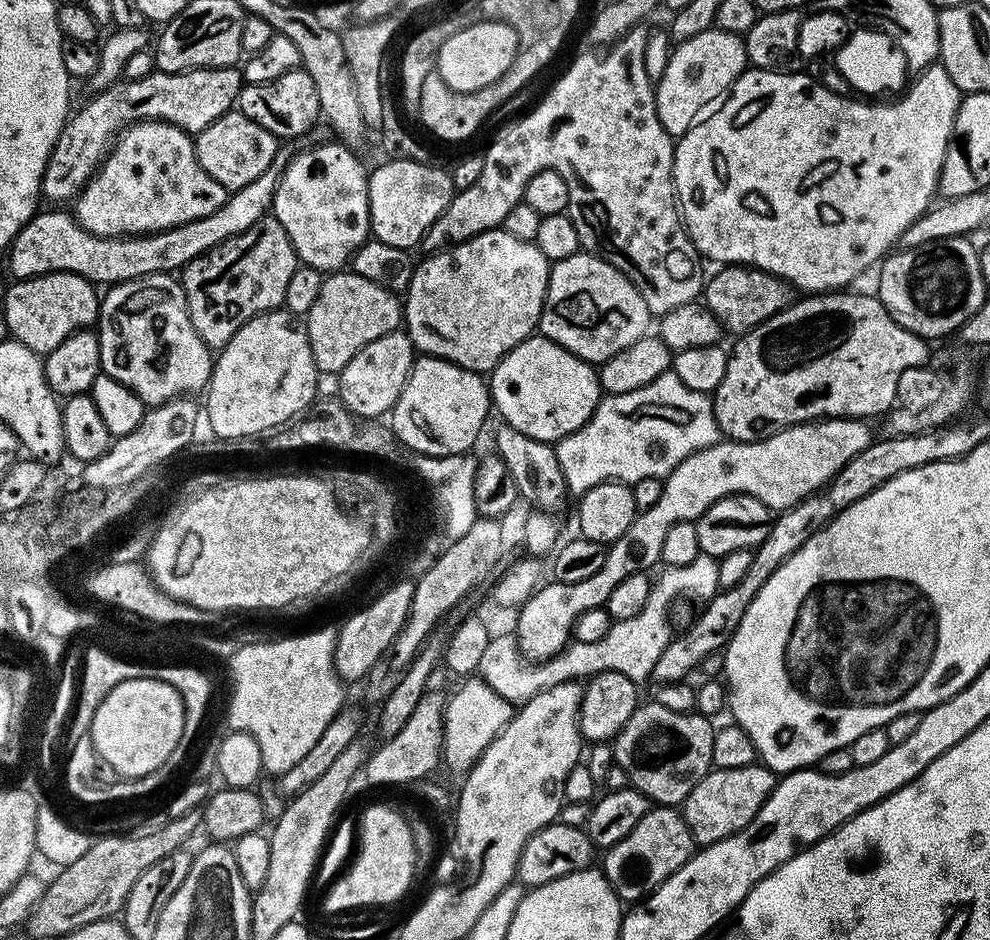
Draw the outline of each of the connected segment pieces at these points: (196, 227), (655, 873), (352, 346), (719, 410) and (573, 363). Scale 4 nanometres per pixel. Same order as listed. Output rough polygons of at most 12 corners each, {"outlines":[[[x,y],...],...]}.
{"outlines":[[[287,155],[214,214],[147,238],[89,236],[37,211],[8,248],[16,280],[94,286],[179,273],[269,215]],[[652,806],[603,853],[621,901],[636,902],[688,861],[694,837]],[[325,275],[306,317],[317,369],[339,373],[397,331],[397,293]],[[808,294],[750,329],[711,393],[741,444],[879,417],[923,336],[879,295]],[[539,334],[490,373],[499,419],[557,442],[594,415],[597,369]]]}

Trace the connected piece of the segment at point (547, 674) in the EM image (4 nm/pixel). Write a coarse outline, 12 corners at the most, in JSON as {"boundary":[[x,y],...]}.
{"boundary":[[703,554],[651,581],[634,618],[529,664],[491,637],[476,669],[513,704],[617,672],[643,681],[668,644],[668,607],[721,587]]}

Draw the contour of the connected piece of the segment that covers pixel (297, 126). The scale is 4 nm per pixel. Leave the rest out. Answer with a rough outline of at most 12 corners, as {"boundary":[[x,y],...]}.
{"boundary":[[298,67],[245,84],[238,110],[281,141],[321,119],[314,78]]}

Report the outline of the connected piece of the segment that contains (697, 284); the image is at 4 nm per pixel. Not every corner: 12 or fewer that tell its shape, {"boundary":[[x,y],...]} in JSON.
{"boundary":[[633,26],[482,152],[428,228],[499,229],[554,170],[659,318],[706,283]]}

